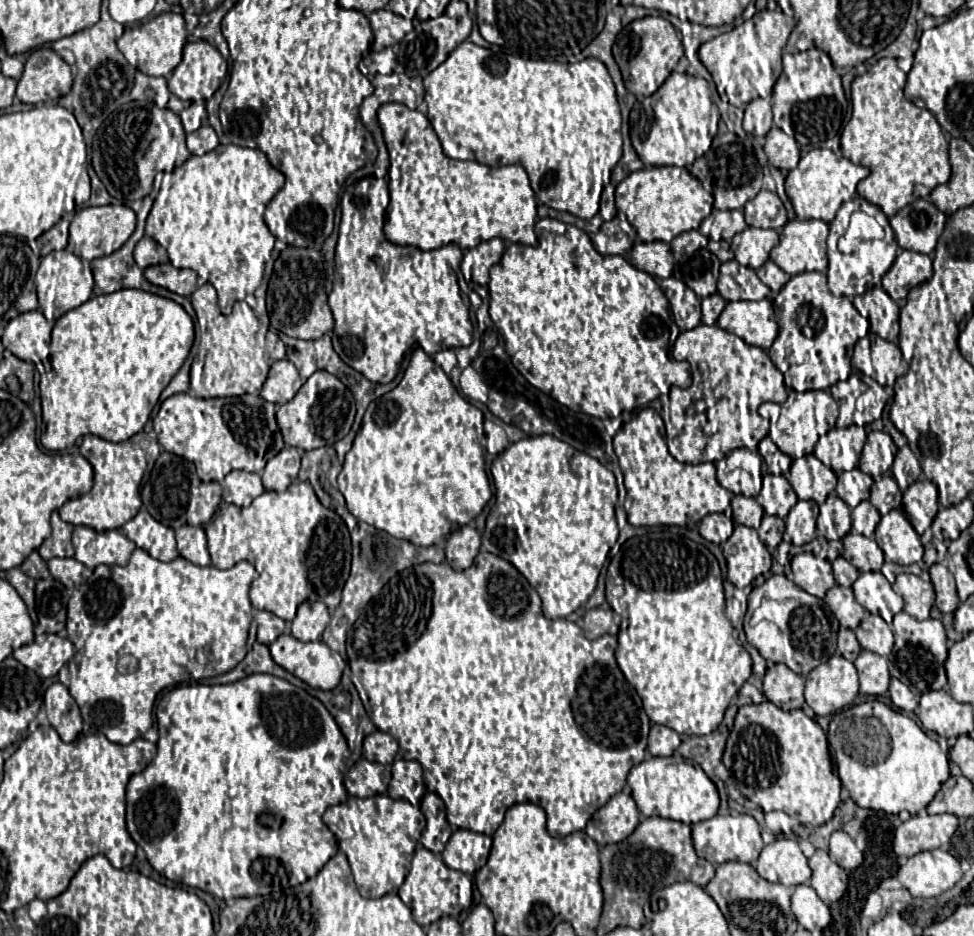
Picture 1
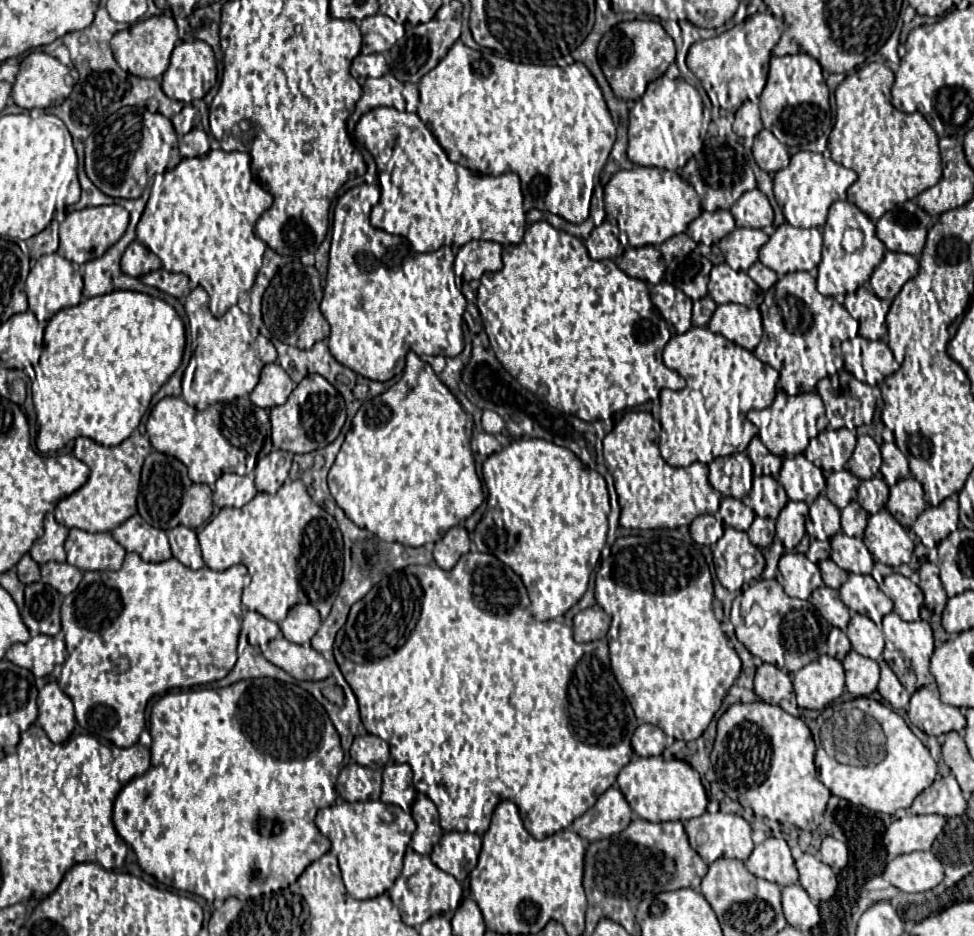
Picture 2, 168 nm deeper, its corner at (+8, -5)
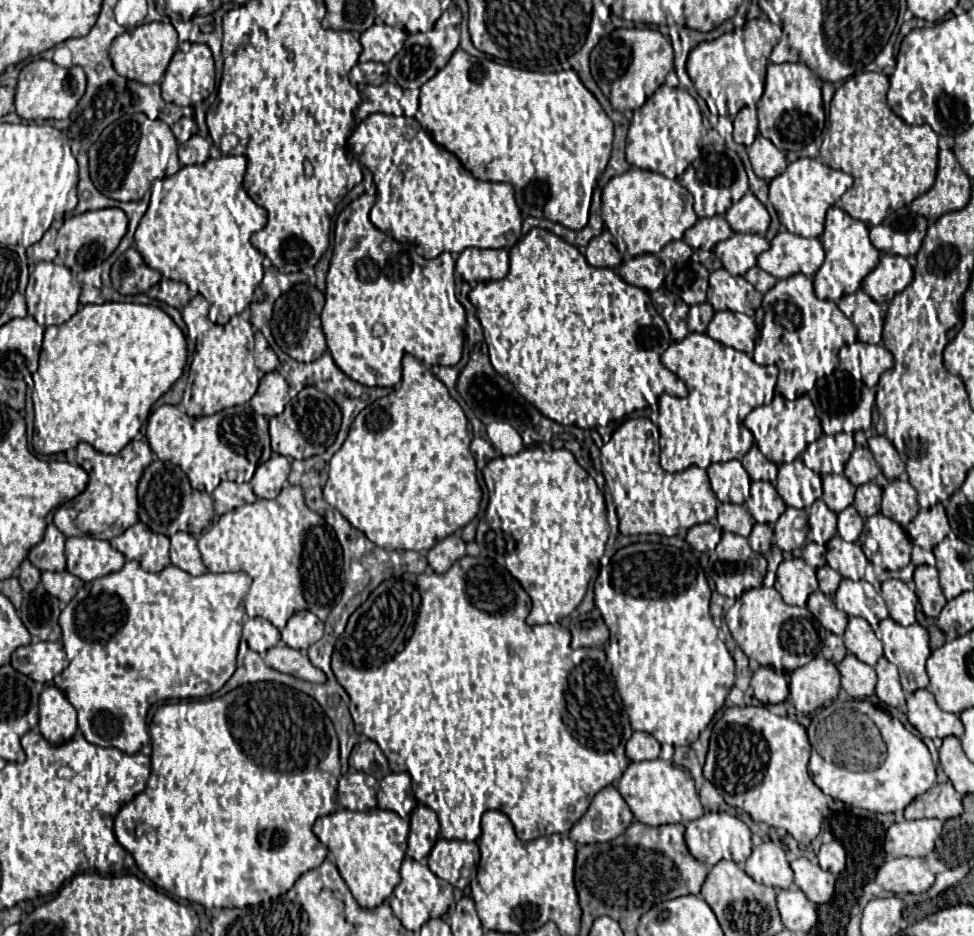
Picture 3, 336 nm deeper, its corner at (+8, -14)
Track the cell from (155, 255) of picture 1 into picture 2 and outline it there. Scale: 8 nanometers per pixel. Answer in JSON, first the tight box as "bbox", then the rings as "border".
{"bbox":[120,241,162,277],"border":[[[138,241],[130,243],[130,247],[126,247],[120,265],[122,265],[122,271],[126,271],[126,275],[130,275],[130,277],[142,277],[142,275],[162,267],[160,259]]]}

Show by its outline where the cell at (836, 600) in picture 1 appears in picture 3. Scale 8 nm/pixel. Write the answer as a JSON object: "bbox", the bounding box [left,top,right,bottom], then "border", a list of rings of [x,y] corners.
{"bbox":[808,590,848,636],"border":[[[816,590],[808,598],[808,610],[816,616],[816,620],[830,632],[842,636],[848,624],[848,616],[834,606],[832,596]]]}

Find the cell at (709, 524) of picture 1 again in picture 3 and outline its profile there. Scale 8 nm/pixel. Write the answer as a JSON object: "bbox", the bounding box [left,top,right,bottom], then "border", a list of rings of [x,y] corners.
{"bbox":[688,522,722,552],"border":[[[706,522],[703,524],[696,524],[688,530],[688,544],[694,548],[694,550],[704,552],[708,550],[713,550],[716,548],[721,540],[722,531],[711,524]]]}

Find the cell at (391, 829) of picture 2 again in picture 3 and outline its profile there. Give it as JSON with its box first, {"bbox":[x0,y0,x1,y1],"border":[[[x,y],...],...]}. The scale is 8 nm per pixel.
{"bbox":[314,808,409,908],"border":[[[382,808],[366,812],[336,810],[328,816],[318,818],[314,824],[314,834],[334,856],[344,882],[362,908],[380,906],[396,888],[400,880],[400,864],[407,849],[409,830],[409,820]]]}

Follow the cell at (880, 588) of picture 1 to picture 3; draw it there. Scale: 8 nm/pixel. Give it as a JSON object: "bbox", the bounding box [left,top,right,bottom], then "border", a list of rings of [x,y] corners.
{"bbox":[834,578,888,632],"border":[[[844,578],[834,594],[834,604],[848,616],[862,616],[875,632],[879,629],[880,620],[888,618],[884,598],[866,580],[854,582]]]}

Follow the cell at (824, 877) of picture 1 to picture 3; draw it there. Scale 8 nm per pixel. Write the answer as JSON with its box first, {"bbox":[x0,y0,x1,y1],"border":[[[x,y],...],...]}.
{"bbox":[790,856,834,904],"border":[[[806,856],[790,862],[794,870],[794,884],[806,894],[808,900],[814,904],[824,904],[834,894],[834,876],[822,870],[818,864],[812,864]]]}

